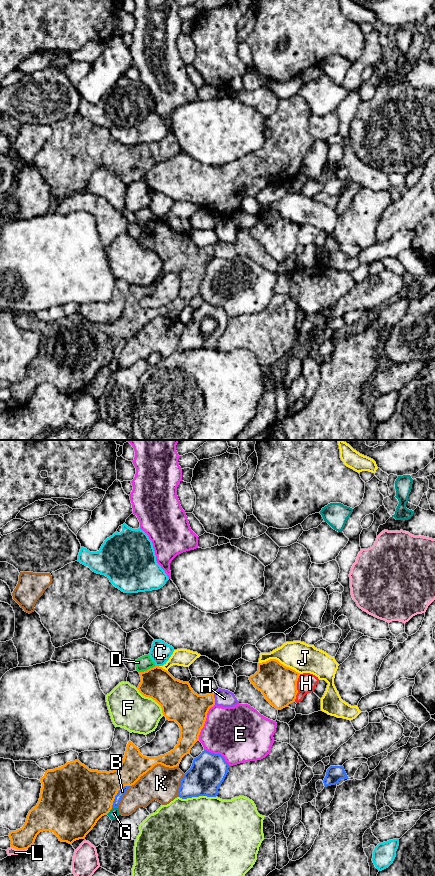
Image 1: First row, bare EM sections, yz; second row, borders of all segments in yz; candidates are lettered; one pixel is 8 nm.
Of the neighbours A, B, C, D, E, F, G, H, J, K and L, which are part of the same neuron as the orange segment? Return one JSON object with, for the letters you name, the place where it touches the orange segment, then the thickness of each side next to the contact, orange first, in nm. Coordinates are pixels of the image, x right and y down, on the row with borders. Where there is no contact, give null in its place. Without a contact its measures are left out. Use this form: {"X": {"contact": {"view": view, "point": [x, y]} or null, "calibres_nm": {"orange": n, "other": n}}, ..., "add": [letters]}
{"add": []}

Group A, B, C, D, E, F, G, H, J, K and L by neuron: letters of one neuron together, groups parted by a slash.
A / B / C / D / E / F / G / H / J / K / L

